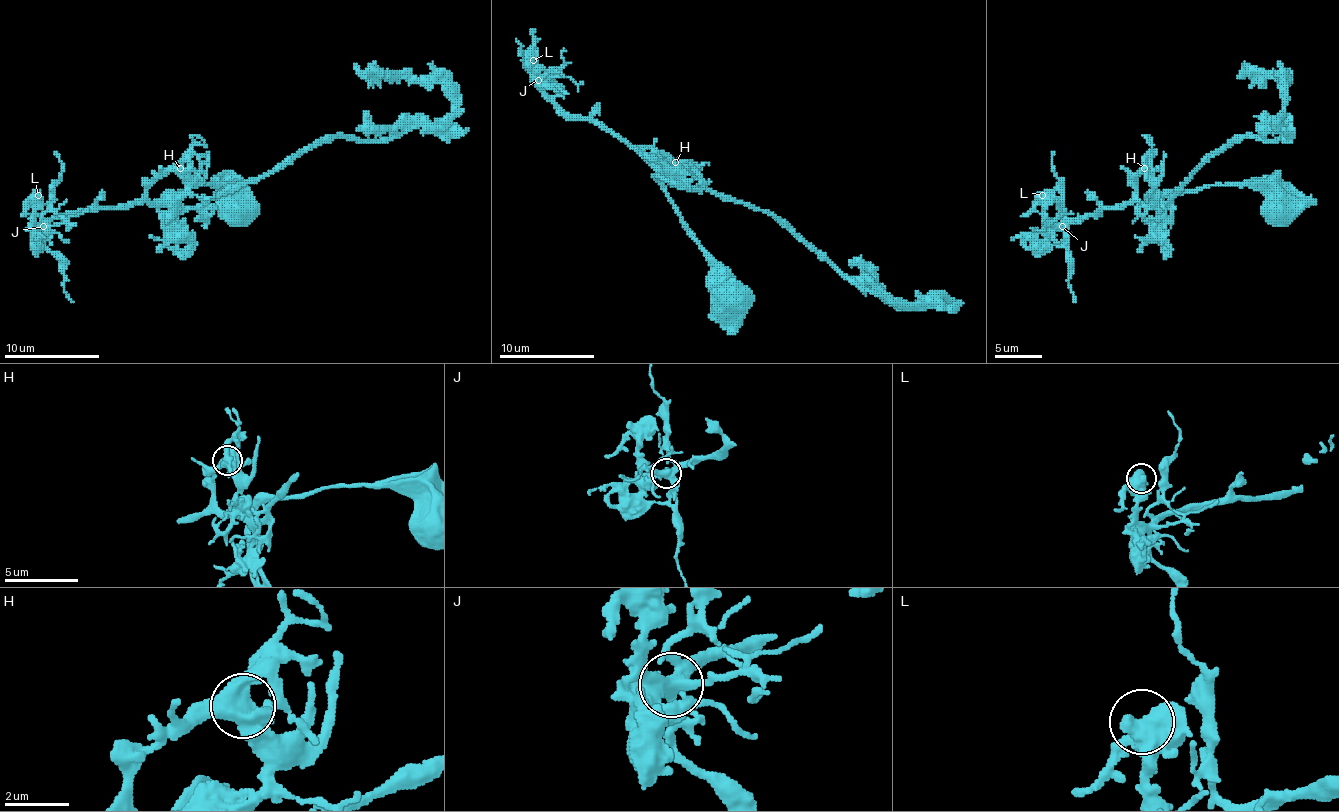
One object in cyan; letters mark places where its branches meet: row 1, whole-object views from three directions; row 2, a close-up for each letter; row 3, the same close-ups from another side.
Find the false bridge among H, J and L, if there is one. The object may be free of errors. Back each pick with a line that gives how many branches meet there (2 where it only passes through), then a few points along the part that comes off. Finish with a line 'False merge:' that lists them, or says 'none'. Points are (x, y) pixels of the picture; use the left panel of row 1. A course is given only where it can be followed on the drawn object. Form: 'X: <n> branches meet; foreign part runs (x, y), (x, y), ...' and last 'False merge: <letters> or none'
False merge: none

